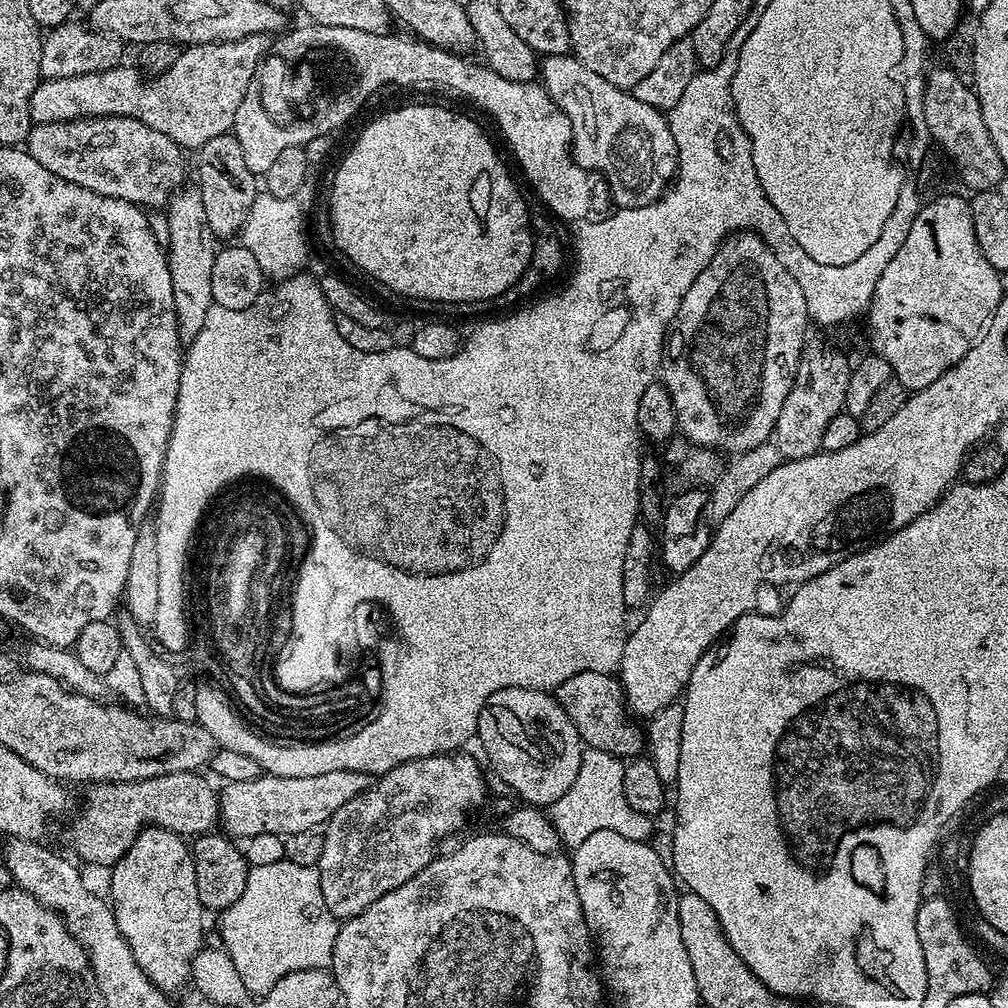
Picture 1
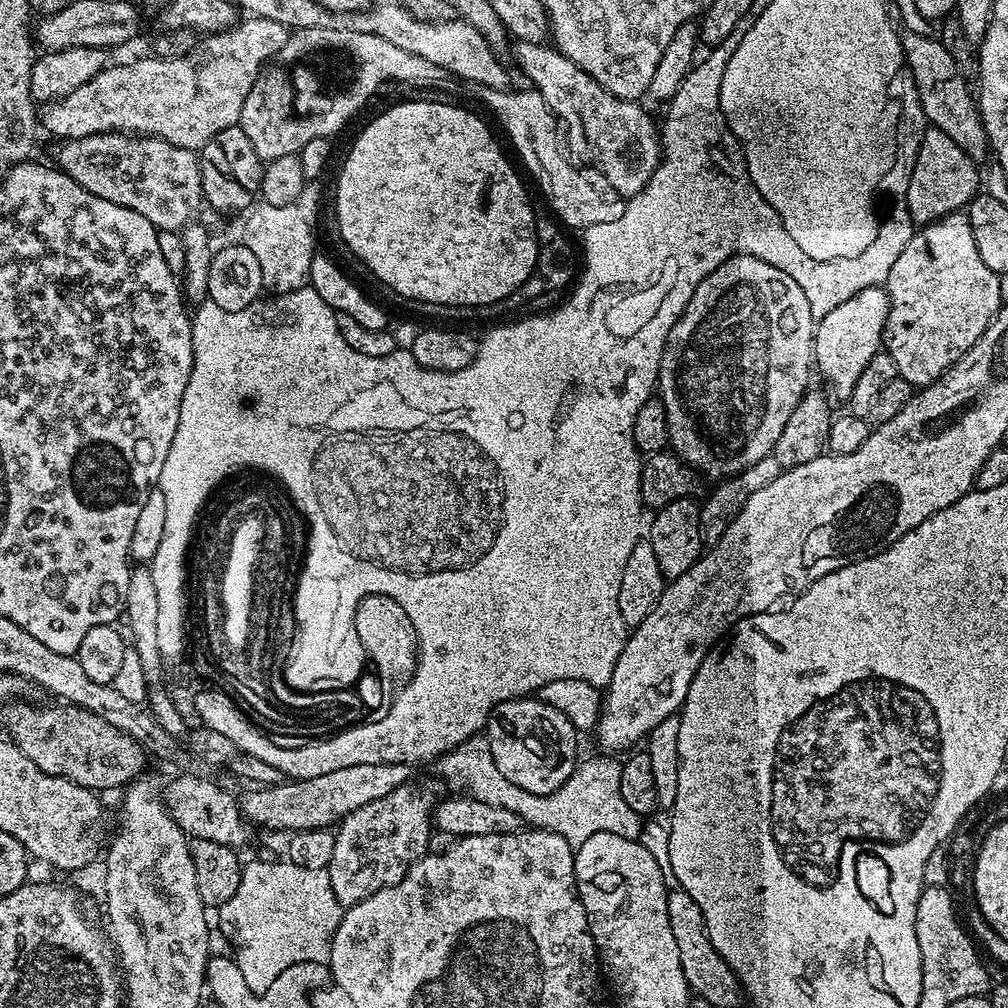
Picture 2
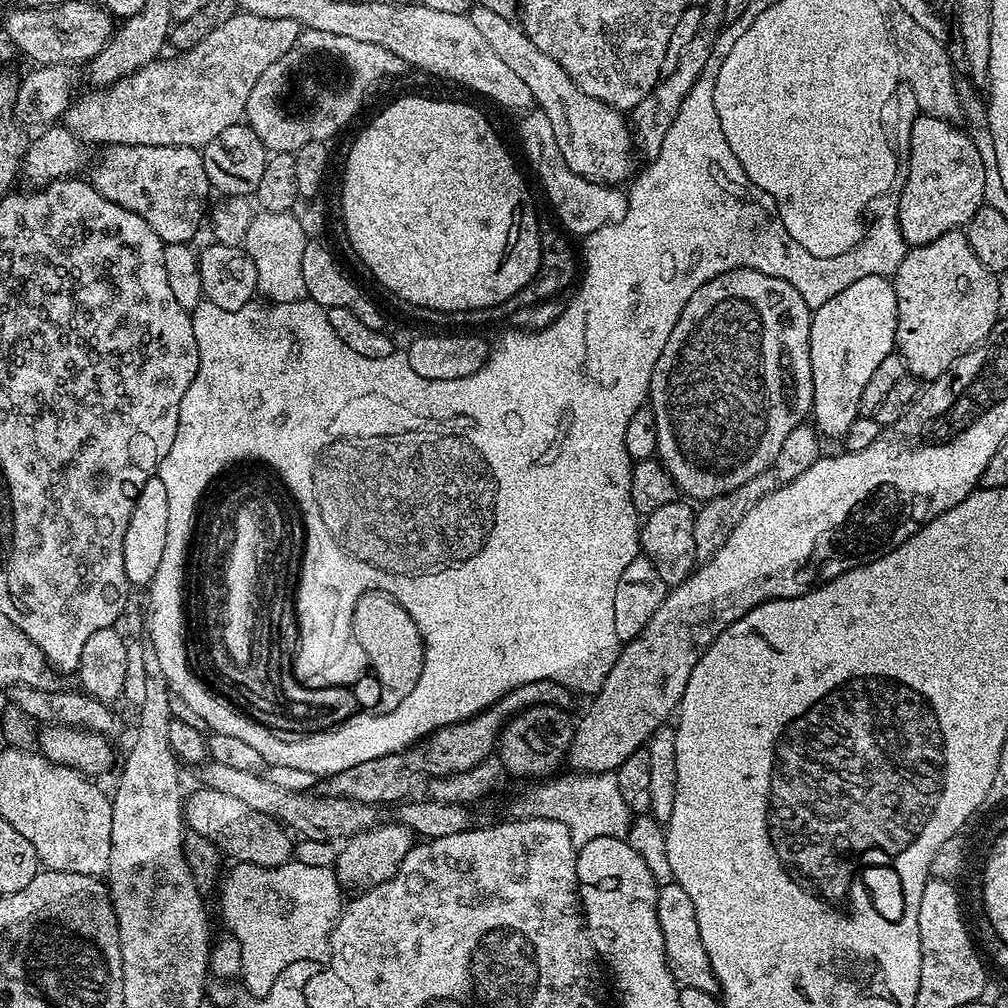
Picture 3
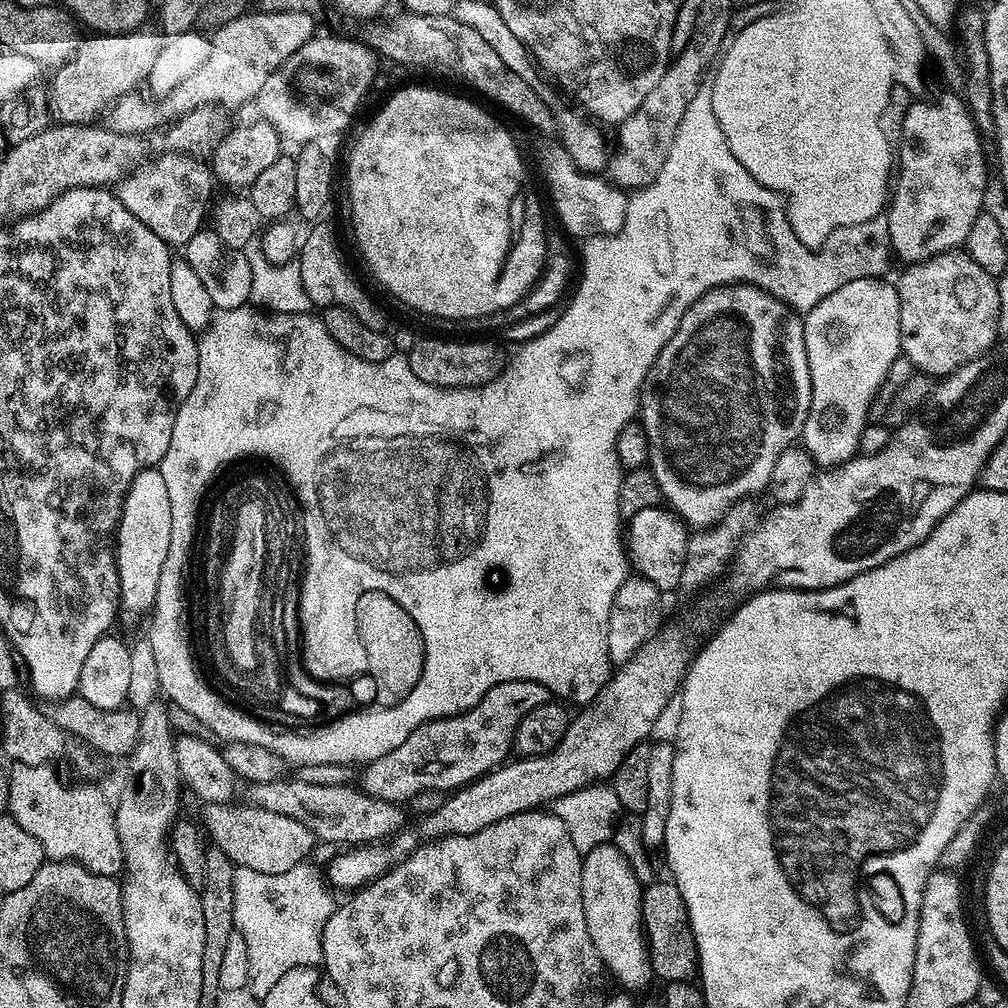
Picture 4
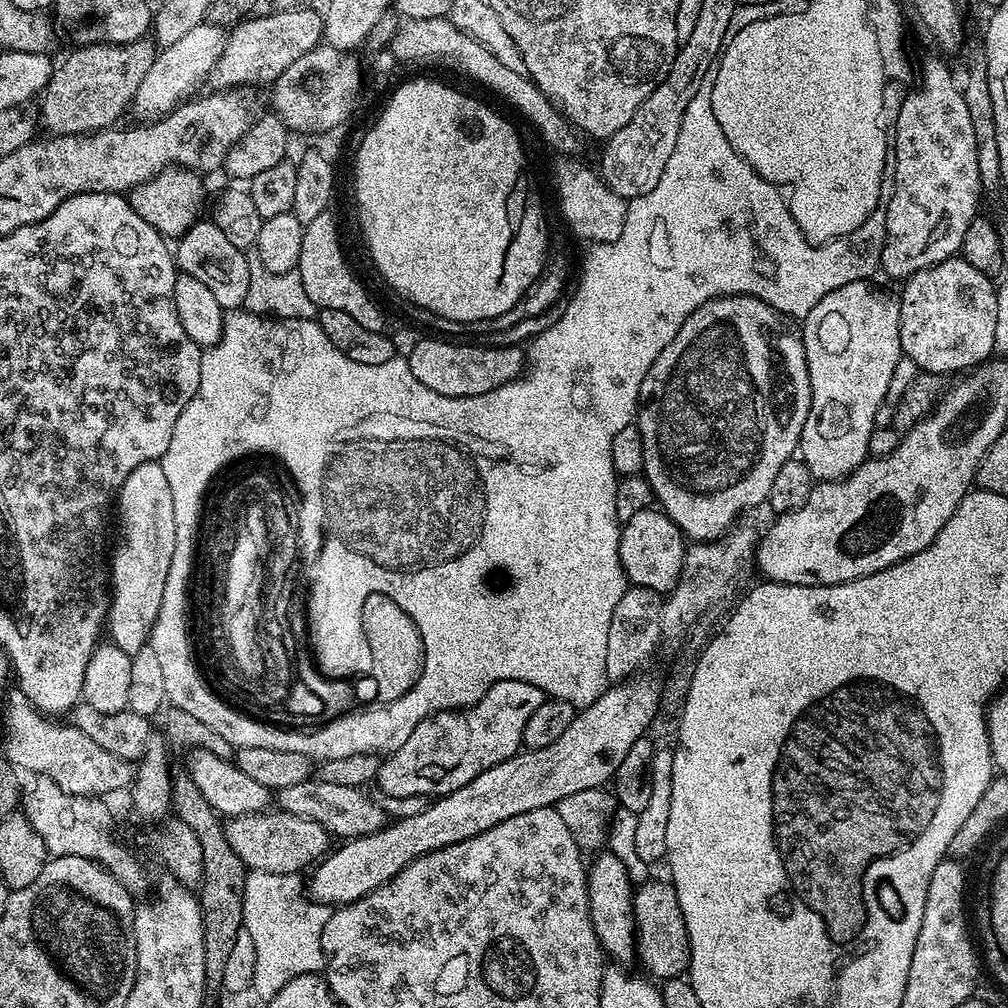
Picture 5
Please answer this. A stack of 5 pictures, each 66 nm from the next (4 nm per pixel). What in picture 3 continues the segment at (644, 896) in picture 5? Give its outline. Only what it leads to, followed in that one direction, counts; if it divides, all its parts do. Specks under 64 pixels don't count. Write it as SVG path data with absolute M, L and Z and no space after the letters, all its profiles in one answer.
M675 882L659 885L656 893L656 909L658 910L658 926L662 926L662 942L666 946L666 958L670 966L670 974L676 979L680 988L717 991L716 975L706 954L706 946L702 946L702 934L698 931L698 914L694 910L694 902L690 902L690 894L682 890Z

